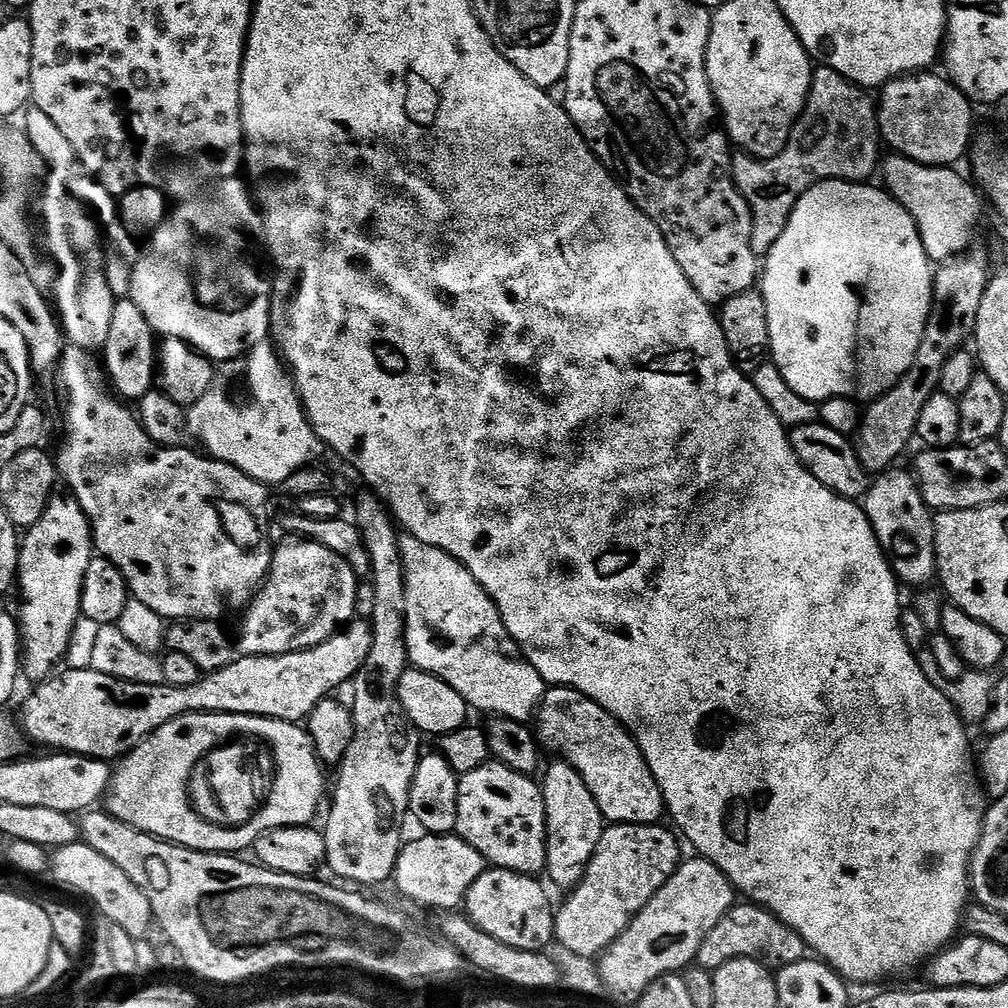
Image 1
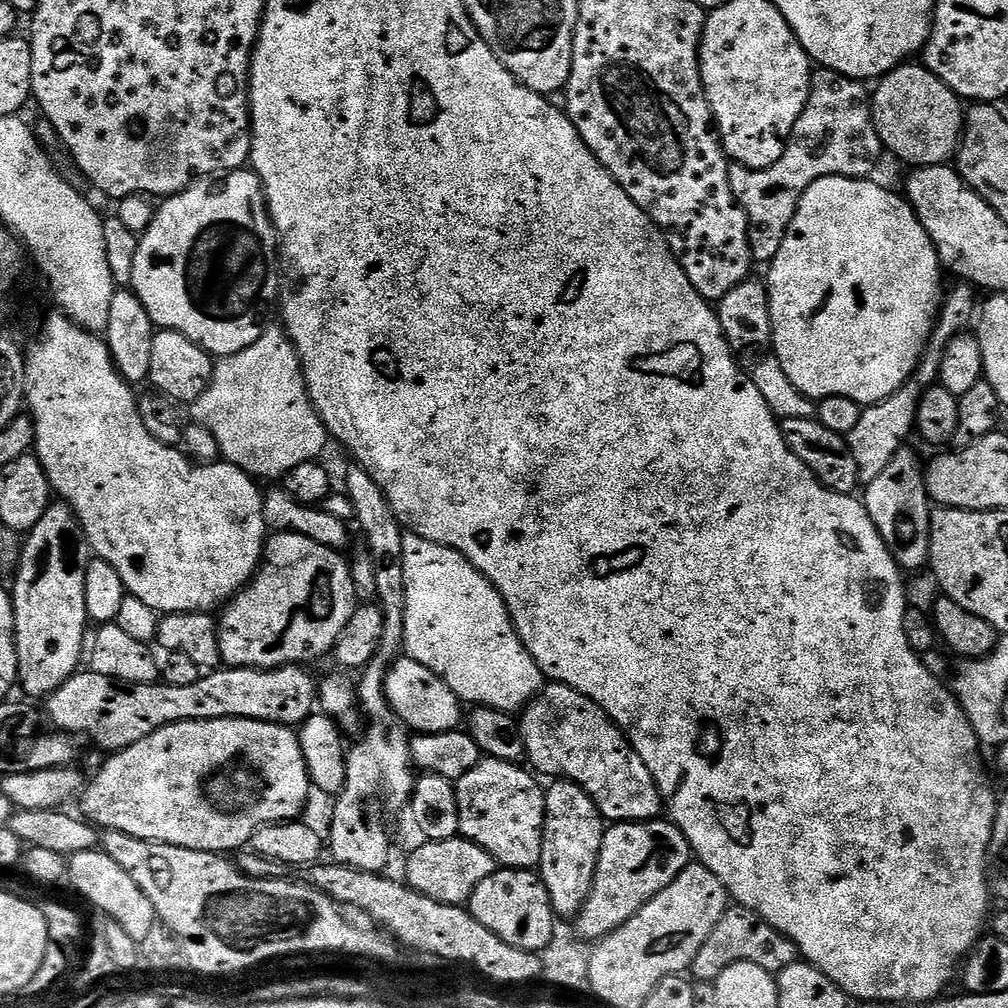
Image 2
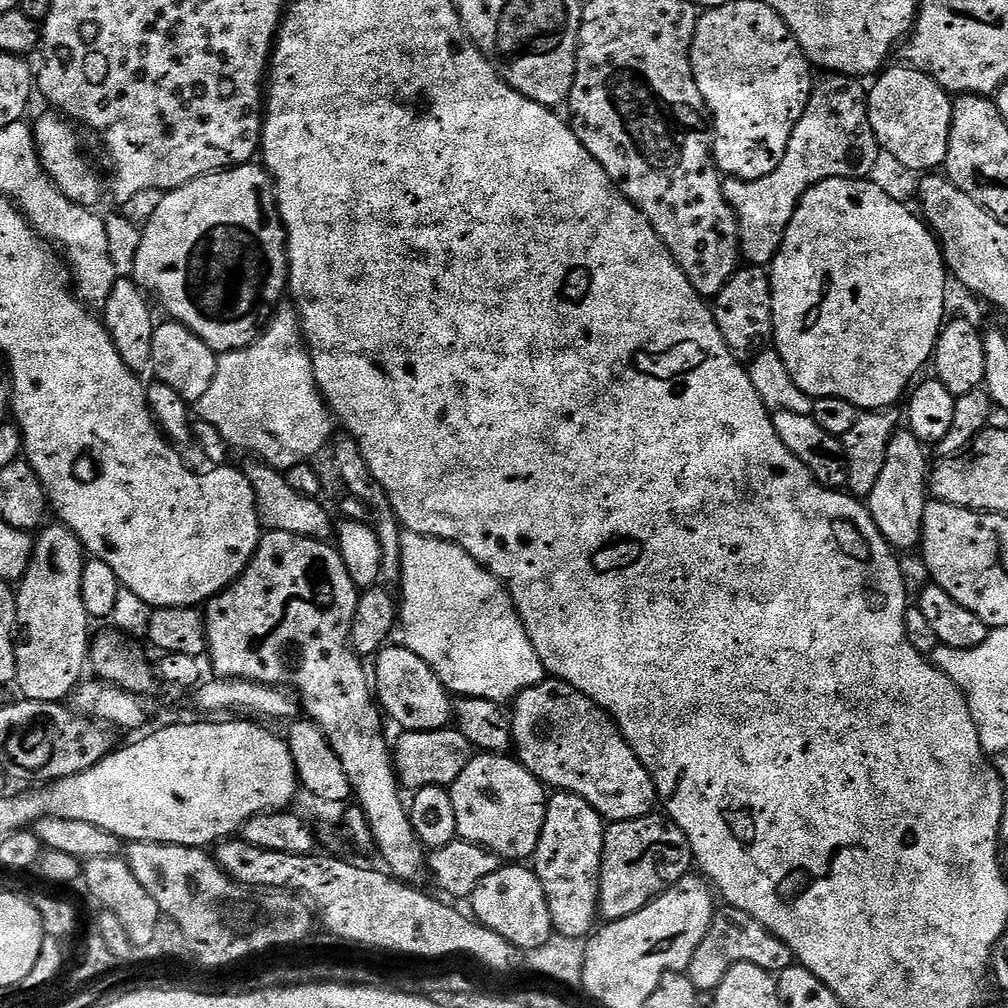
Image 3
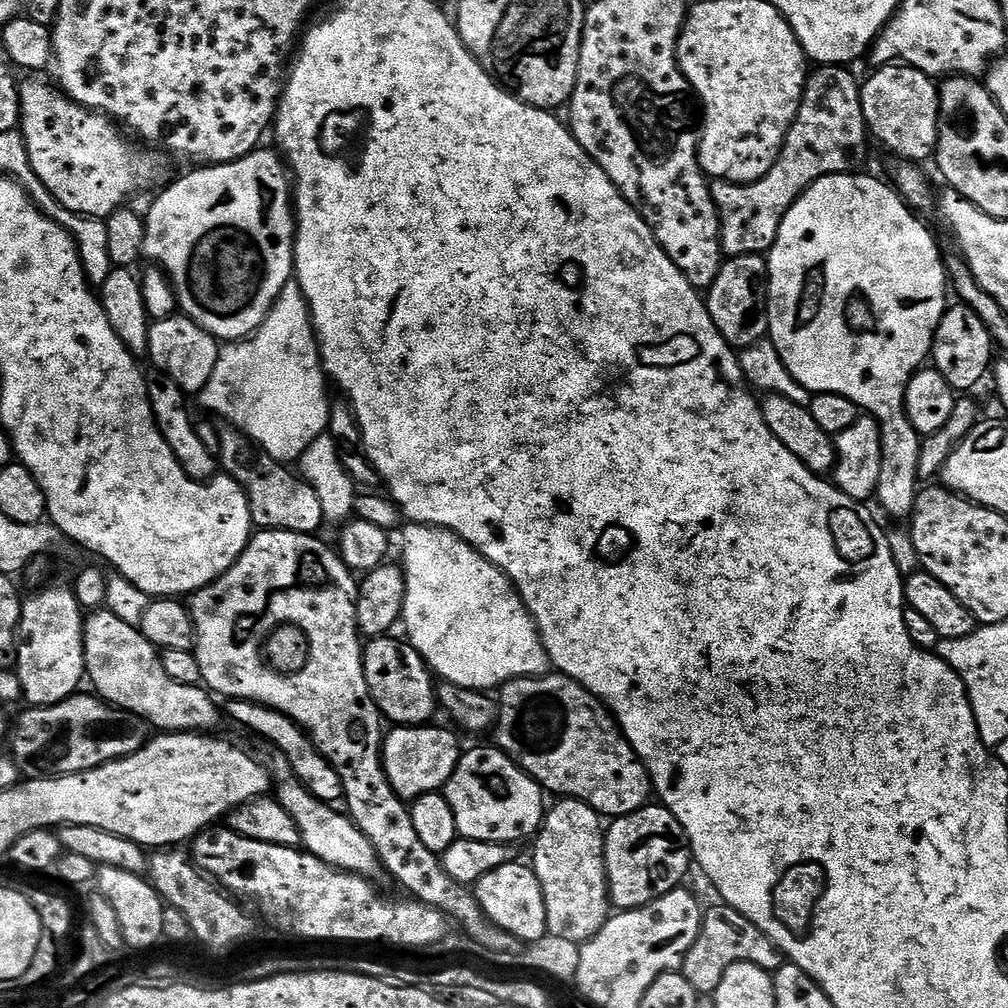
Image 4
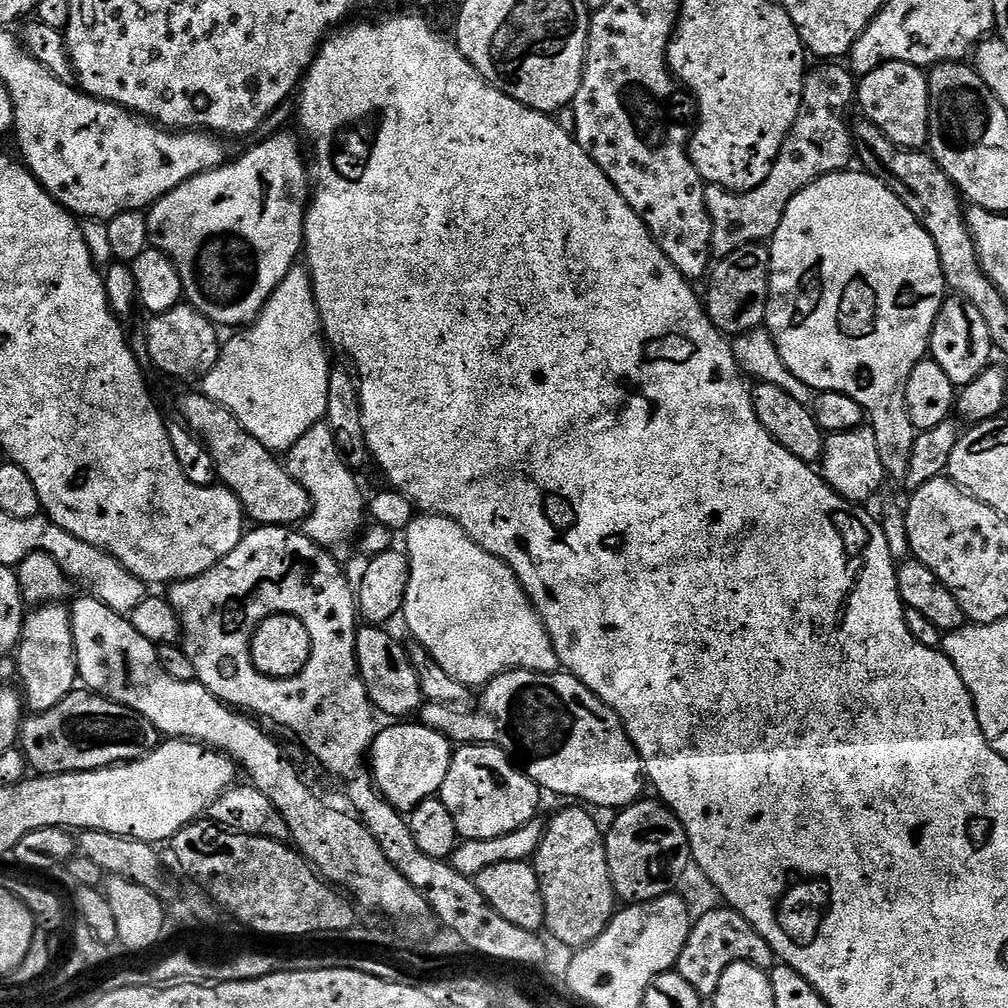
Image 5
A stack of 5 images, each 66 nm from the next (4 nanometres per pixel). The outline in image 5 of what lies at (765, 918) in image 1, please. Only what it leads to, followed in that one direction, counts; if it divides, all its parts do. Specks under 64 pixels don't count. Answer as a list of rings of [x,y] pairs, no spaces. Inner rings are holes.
[[[719,907],[695,917],[690,938],[686,938],[686,946],[682,946],[682,954],[675,967],[675,971],[686,978],[690,986],[694,986],[701,998],[715,997],[718,982],[722,982],[722,974],[726,974],[730,966],[753,964],[756,968],[768,970],[774,964],[772,948],[766,938],[762,938],[762,934],[758,934],[758,930],[754,930],[754,926],[746,922],[746,918],[742,918],[742,914],[738,914],[733,908]]]

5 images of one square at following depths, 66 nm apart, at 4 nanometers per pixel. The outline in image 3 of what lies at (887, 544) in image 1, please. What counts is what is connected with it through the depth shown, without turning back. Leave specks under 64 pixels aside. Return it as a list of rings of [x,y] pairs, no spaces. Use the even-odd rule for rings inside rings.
[[[897,430],[890,438],[890,446],[886,446],[882,474],[878,474],[874,490],[866,497],[866,507],[884,541],[896,550],[912,550],[920,542],[922,514],[930,499],[930,463],[924,451],[925,445],[910,430]]]

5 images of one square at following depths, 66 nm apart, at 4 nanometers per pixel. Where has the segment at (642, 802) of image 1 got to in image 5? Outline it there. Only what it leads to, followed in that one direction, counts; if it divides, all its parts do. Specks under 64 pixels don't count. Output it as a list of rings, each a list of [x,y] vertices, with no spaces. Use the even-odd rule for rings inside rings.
[[[563,670],[503,672],[484,685],[471,712],[456,712],[441,704],[425,703],[418,713],[418,720],[427,728],[438,730],[448,737],[453,745],[491,744],[493,748],[501,748],[519,765],[524,775],[536,783],[537,788],[545,793],[553,792],[556,796],[569,796],[572,799],[569,801],[593,809],[628,808],[645,795],[644,764],[619,716],[607,708],[580,679]]]

